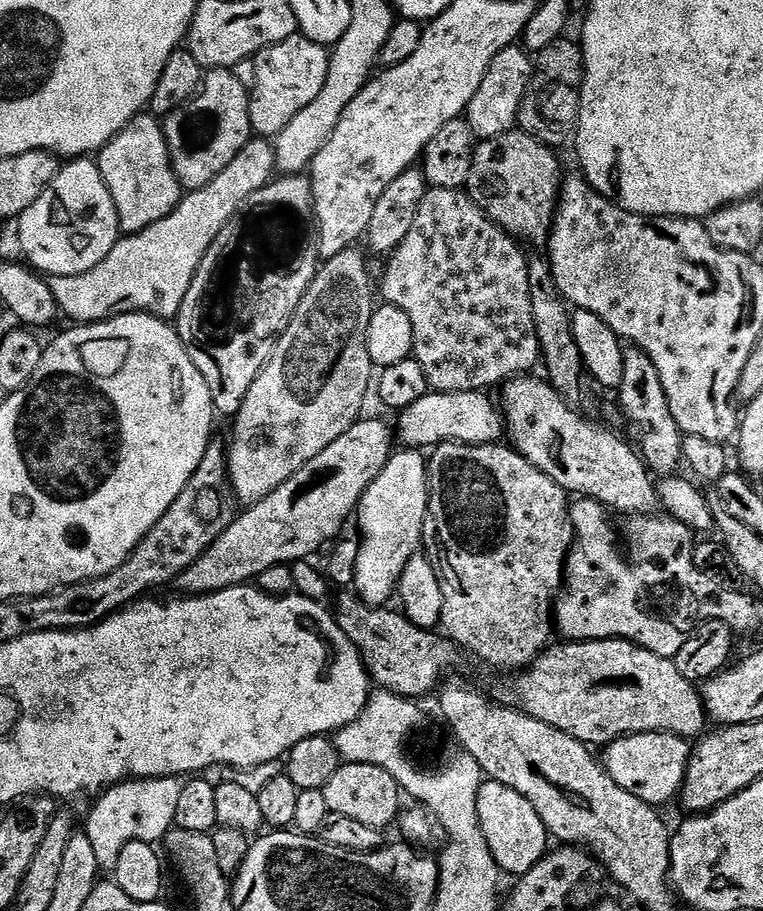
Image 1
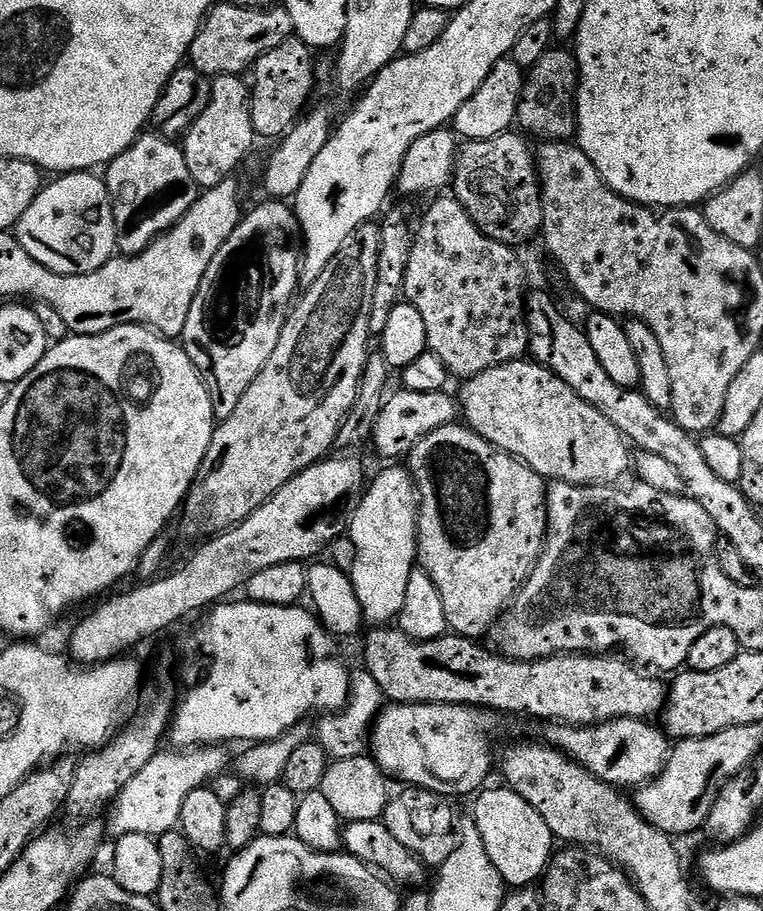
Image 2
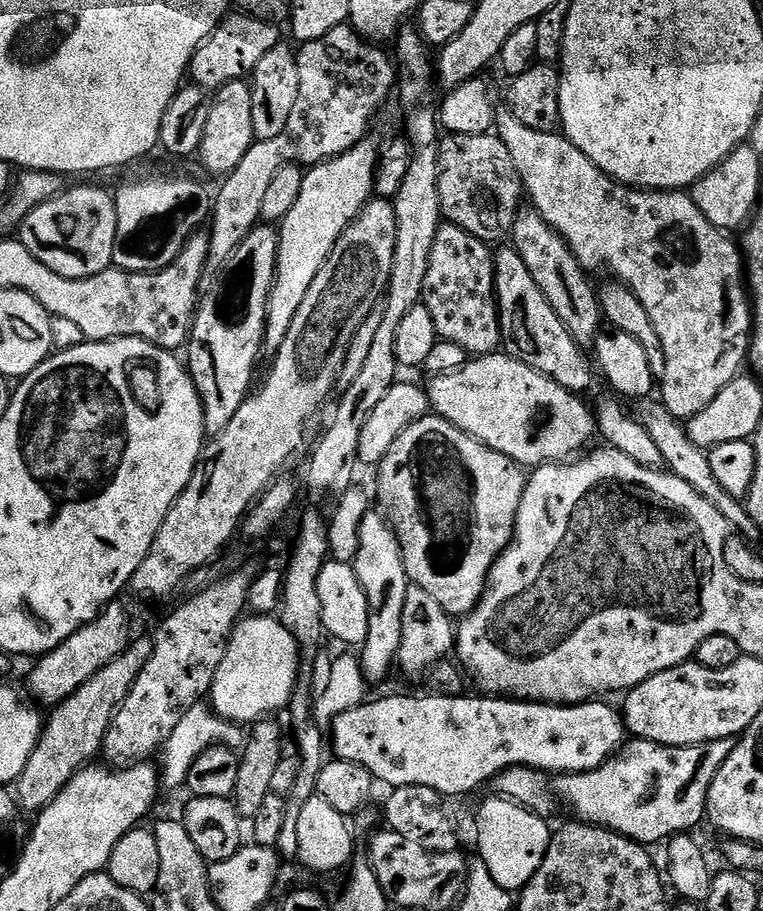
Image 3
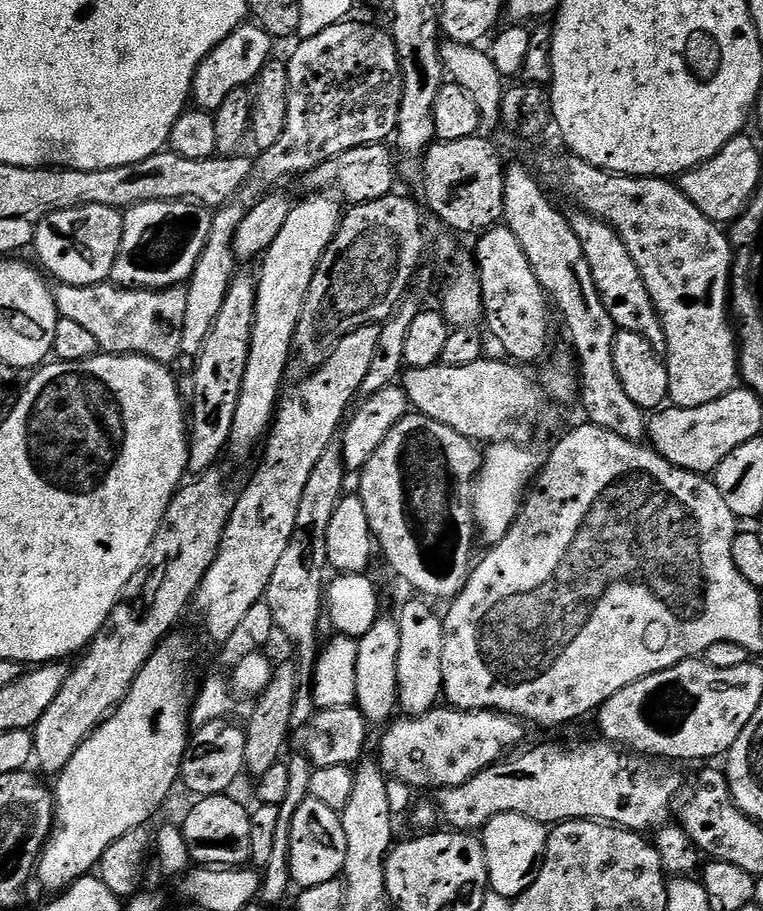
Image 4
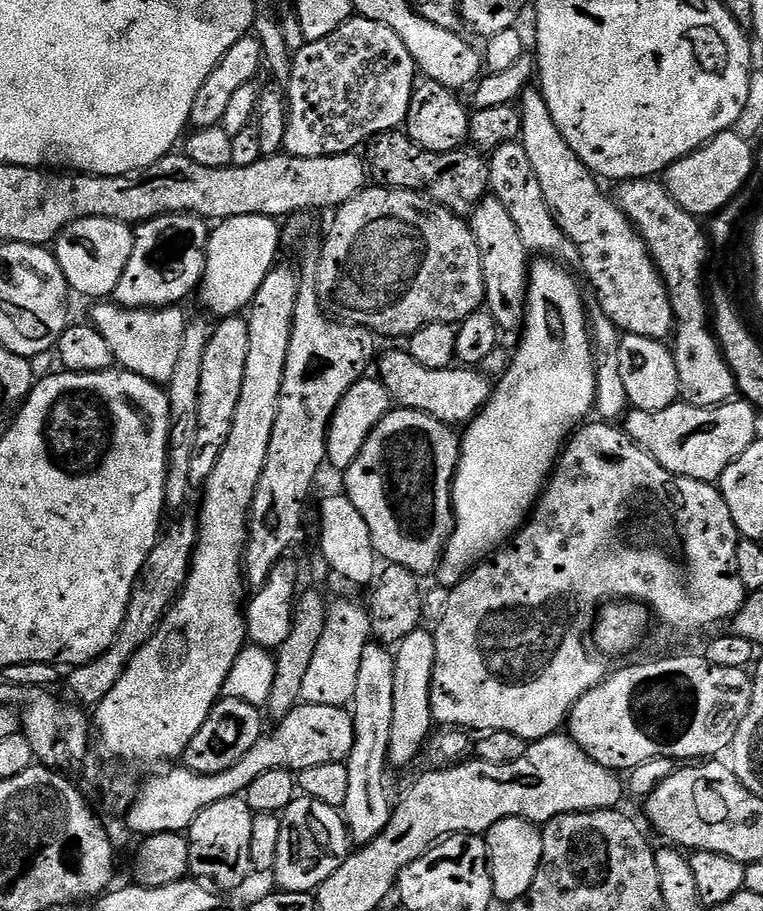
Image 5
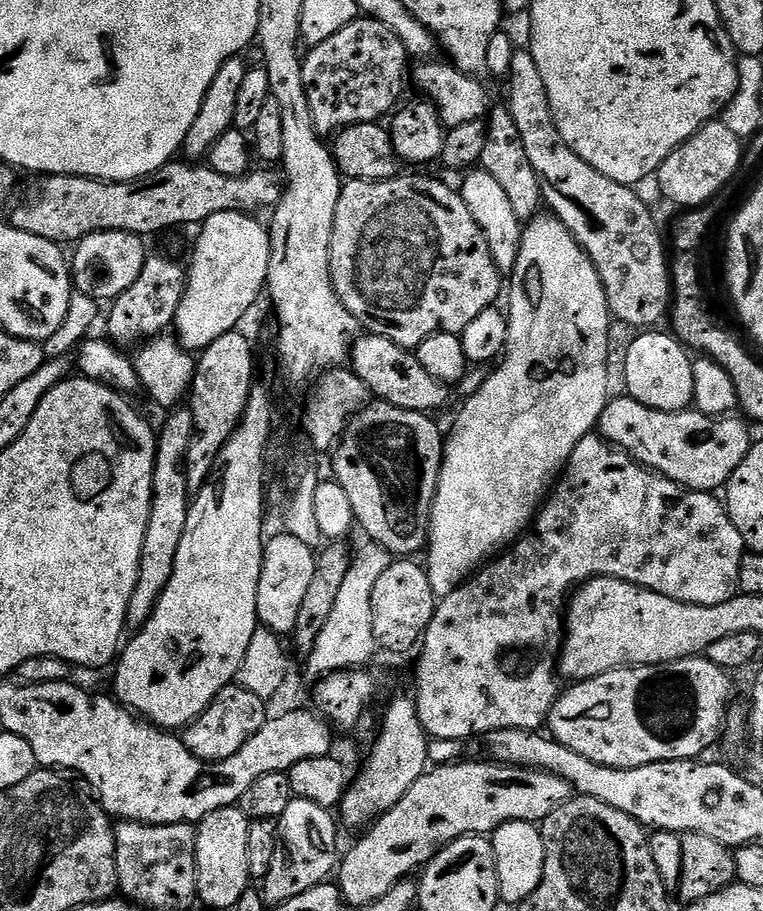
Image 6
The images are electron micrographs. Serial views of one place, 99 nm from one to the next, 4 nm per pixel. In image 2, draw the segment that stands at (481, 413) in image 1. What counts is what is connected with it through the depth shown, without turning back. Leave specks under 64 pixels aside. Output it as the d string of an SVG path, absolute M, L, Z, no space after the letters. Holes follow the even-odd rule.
M407 390L393 391L385 399L382 410L378 414L378 422L374 422L371 447L376 447L376 452L384 462L396 462L399 458L407 457L408 453L419 440L426 438L434 430L447 424L455 424L458 420L458 400L455 395L448 396L447 391L434 394L418 394Z

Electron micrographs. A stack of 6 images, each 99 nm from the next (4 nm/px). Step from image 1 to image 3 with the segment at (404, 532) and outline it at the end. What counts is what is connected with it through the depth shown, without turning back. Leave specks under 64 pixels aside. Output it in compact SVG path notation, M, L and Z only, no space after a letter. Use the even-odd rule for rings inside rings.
M369 510L362 518L362 530L358 534L358 554L354 561L358 582L369 603L369 630L358 652L360 669L369 685L380 684L397 663L402 642L402 610L406 606L406 594L410 581L402 562L402 550L392 528L392 522L383 511Z

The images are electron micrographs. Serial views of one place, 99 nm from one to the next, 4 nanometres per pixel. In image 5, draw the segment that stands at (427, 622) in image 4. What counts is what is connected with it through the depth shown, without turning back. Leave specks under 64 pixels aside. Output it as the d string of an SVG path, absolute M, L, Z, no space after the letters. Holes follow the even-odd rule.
M427 627L416 628L401 641L395 649L394 666L394 723L390 729L390 750L388 759L393 765L404 768L416 755L421 755L434 732L432 719L432 675L436 637Z

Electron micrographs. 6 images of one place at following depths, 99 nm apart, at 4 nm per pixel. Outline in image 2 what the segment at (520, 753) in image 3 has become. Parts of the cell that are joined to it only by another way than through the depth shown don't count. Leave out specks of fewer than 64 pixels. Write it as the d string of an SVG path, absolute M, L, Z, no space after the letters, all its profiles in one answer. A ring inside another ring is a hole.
M389 703L370 729L370 755L385 776L401 780L401 785L424 788L445 798L471 797L485 787L484 779L492 768L492 731L496 720L497 713L467 704ZM608 720L604 724L585 724L577 726L574 724L549 723L544 732L543 739L553 748L559 748L565 756L576 764L580 764L590 774L594 774L603 782L610 784L620 790L635 790L642 784L649 784L663 769L664 763L670 755L670 740L659 727L656 728L648 720Z

